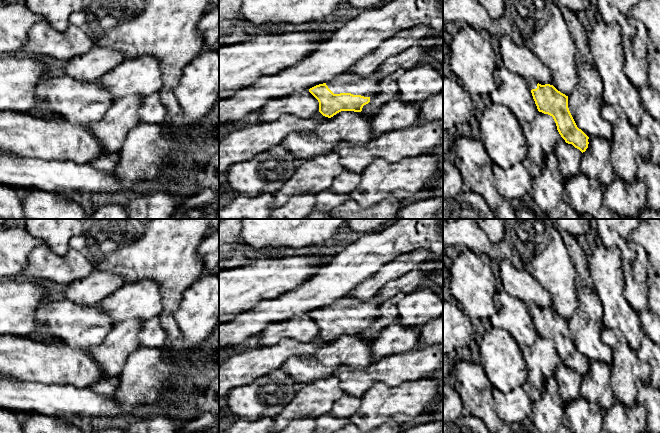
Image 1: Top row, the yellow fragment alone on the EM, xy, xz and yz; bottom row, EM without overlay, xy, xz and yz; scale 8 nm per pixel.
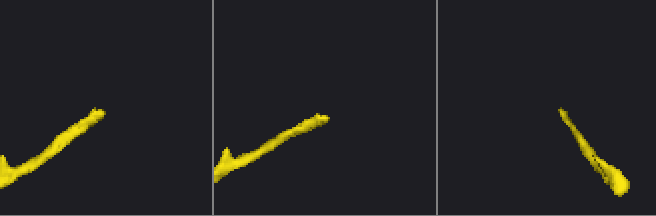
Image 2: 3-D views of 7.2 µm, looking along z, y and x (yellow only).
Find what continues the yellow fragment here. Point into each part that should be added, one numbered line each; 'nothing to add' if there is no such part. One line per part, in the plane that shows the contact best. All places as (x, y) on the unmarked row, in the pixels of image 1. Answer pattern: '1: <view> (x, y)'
1: xz (367, 310)

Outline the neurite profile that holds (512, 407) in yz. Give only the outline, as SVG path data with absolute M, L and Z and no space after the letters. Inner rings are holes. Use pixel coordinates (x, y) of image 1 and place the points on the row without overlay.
M522 386L508 392L493 389L494 409L498 417L512 427L518 427L525 418L532 415L533 401Z

